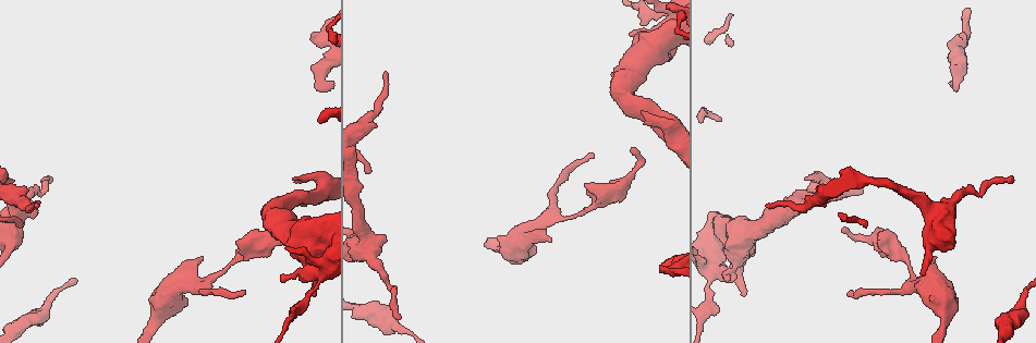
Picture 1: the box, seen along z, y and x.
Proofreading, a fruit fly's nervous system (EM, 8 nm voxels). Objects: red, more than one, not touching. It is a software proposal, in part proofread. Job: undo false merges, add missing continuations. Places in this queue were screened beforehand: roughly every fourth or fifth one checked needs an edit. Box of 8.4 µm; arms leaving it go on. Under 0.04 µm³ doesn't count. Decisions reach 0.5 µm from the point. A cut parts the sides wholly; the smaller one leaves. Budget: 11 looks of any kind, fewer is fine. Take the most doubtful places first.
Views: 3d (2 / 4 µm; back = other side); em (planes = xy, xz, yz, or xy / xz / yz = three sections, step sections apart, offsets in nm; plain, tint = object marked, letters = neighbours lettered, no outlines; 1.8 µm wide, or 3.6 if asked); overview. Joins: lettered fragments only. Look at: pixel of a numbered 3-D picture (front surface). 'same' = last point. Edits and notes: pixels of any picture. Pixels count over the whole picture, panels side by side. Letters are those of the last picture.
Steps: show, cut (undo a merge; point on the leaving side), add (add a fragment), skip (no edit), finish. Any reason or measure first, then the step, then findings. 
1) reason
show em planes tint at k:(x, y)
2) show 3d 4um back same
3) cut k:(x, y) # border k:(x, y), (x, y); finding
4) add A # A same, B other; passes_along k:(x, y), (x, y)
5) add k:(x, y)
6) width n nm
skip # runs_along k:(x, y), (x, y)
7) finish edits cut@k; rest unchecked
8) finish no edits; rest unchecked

tapers out
show em yz step 8 letters at 1:(846, 230)

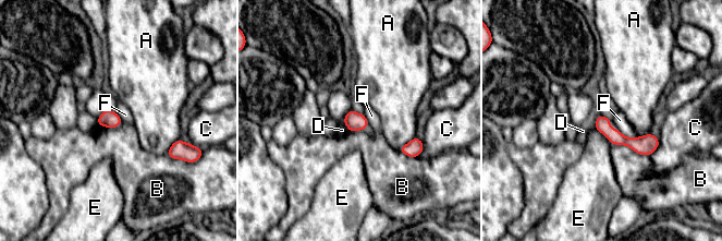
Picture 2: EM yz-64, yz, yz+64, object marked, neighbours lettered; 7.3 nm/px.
width 120 nm
skip # A other, B other, C other, D other, E other, F other; border 2:(615, 127), (625, 136), (635, 137); no lettered fragment goes on from it

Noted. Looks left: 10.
tapers out
show 3d 4um at 1:(850, 290)

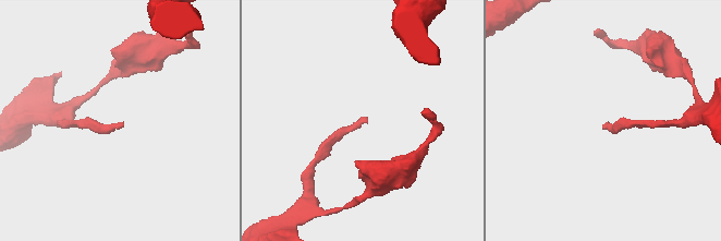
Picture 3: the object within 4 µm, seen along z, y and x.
show em planes letters at 3:(607, 124)

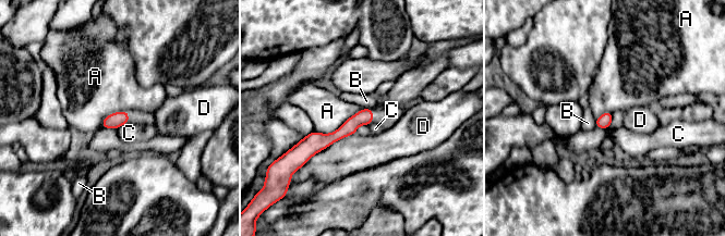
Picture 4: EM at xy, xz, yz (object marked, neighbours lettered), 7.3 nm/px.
skip # A other, B other, C other, D other; runs_along 4:(370, 111), (306, 152); no lettered fragment goes on from it

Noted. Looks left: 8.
free end
show em yz step 8 tint at 1:(312, 33)

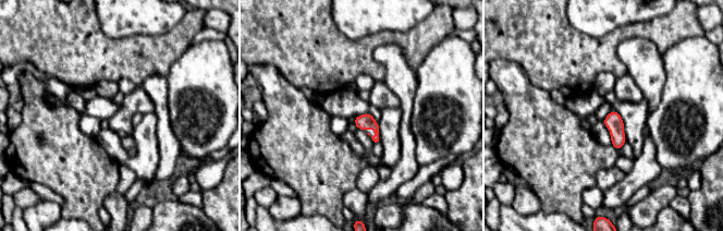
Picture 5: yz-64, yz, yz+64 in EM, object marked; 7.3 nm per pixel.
show em planes letters same

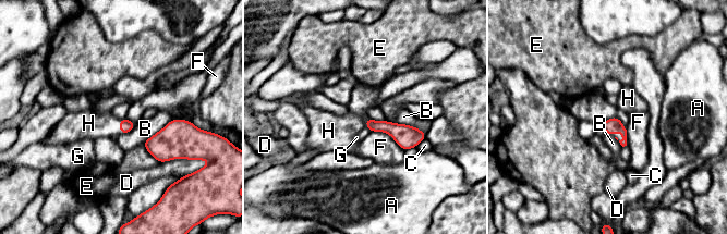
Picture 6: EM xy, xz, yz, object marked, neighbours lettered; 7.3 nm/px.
add H # A other, B other, C other, D other, E other, F other, G other, H same; the neuron continues

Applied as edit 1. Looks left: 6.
sudden change in width
show em planes plain at 1:(909, 285)

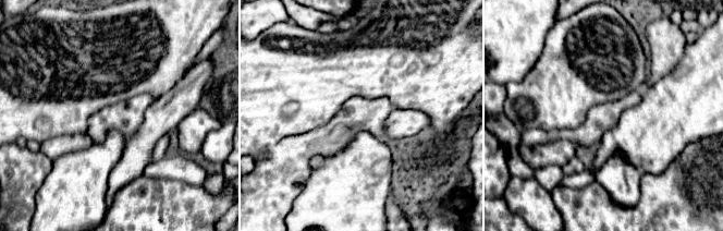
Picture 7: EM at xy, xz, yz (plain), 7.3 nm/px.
show em planes letters same

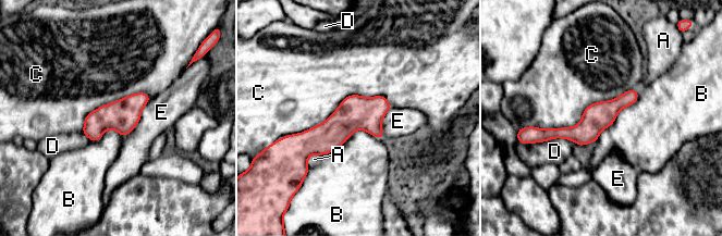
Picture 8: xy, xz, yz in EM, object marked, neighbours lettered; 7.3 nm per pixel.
width 200 nm
skip # A other, B other, C other, D other, E other; one neuron here

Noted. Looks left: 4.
finish edits add@6; rest unchecked

